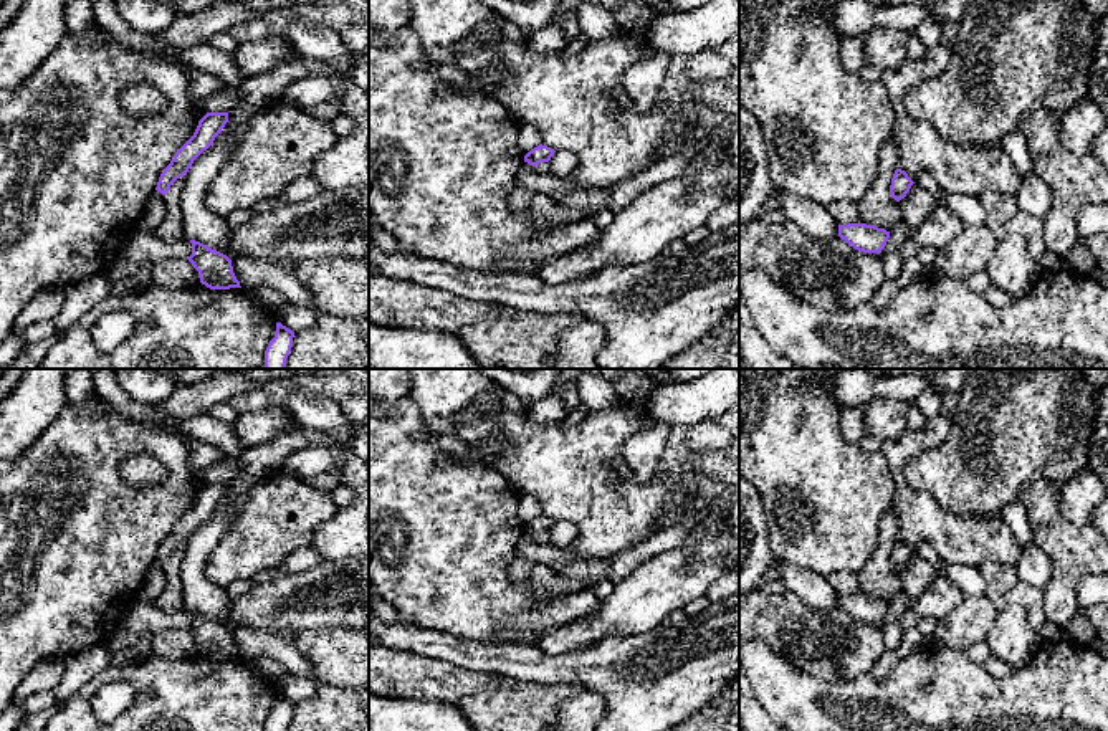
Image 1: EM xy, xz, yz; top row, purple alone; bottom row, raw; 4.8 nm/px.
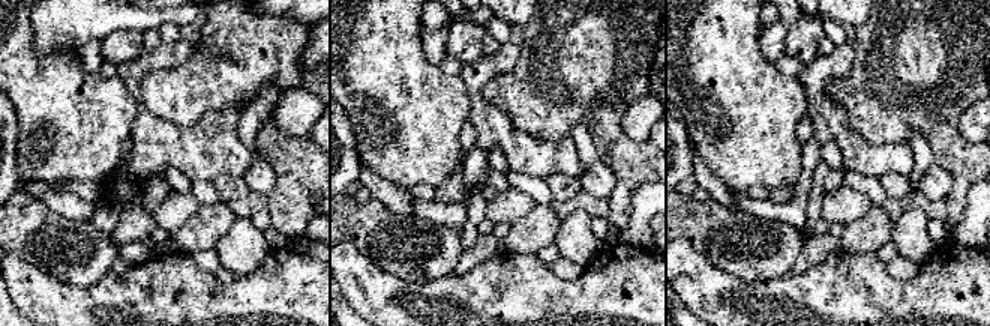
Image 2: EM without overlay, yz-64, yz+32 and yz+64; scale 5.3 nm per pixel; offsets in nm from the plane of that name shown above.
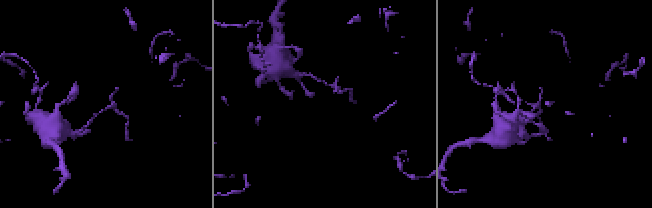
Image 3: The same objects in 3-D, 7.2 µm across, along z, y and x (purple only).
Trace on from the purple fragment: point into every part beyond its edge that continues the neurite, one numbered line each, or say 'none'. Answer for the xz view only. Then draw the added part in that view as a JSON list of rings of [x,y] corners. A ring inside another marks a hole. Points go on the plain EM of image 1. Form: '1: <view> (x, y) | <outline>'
none

